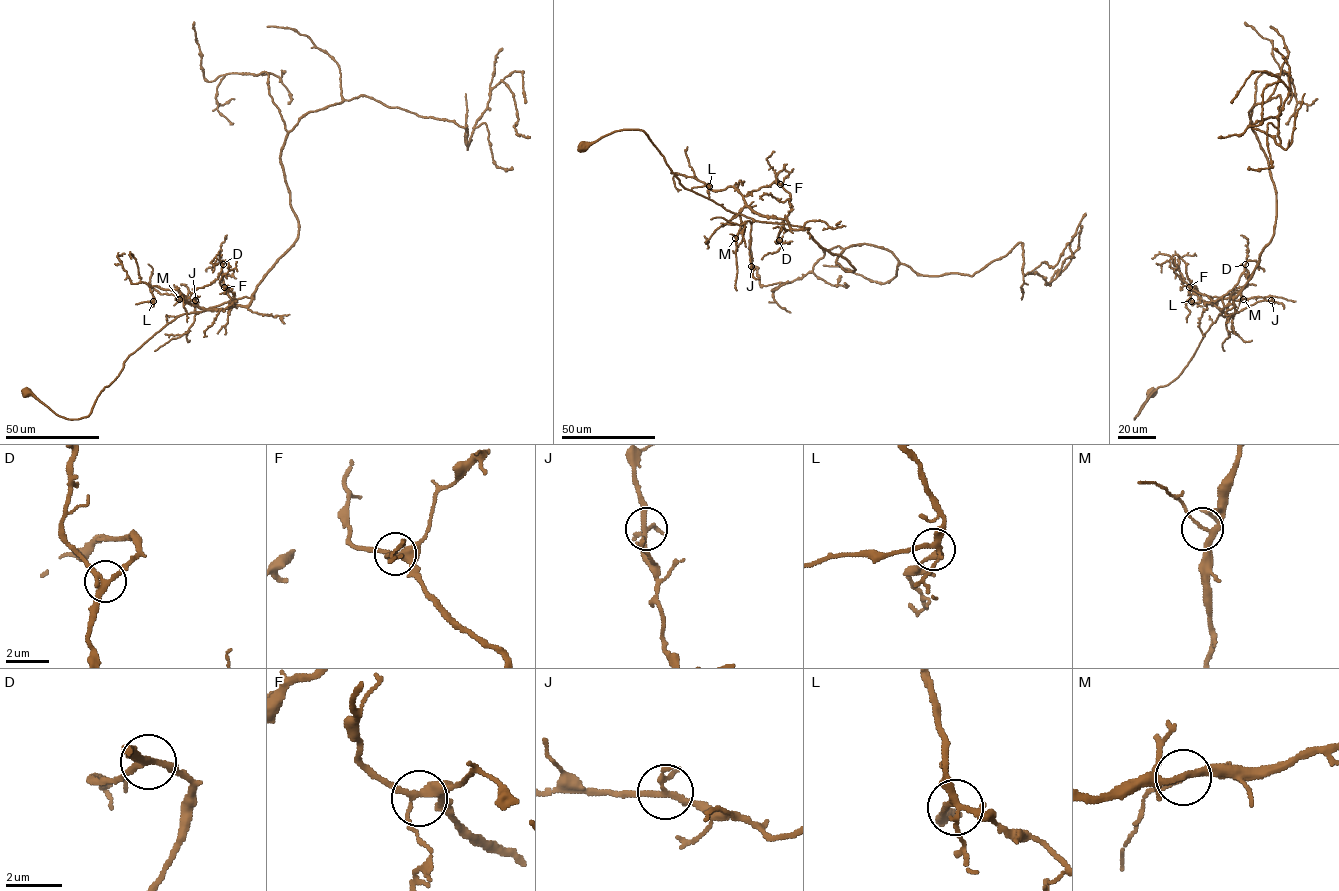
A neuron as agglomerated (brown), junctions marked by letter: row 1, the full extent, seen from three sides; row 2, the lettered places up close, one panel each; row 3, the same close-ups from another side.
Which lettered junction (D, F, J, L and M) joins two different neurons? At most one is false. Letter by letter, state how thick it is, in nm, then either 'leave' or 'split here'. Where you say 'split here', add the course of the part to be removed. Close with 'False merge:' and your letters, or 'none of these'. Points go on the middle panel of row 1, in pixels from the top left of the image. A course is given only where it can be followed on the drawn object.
D: 240 nm thick; leave
F: 280 nm thick; leave
J: 190 nm thick; leave
L: 240 nm thick; leave
M: 170 nm thick; leave
False merge: none of these

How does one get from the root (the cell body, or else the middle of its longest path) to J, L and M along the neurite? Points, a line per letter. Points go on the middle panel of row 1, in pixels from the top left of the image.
J: (583, 146), (617, 130), (643, 130), (685, 188), (752, 219), (749, 252), (751, 266)
L: (583, 146), (617, 130), (642, 130), (685, 188), (756, 220), (807, 228), (756, 213), (733, 186), (709, 186)
M: (583, 146), (642, 130), (685, 188), (756, 220), (807, 228), (745, 206), (735, 238)

